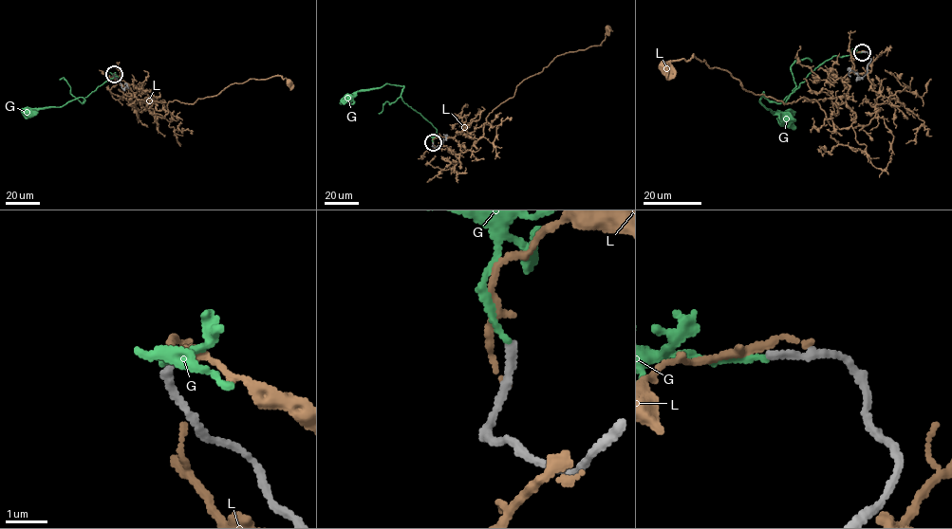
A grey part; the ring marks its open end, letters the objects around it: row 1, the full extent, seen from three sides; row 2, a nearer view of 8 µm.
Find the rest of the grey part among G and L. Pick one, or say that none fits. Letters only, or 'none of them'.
G

